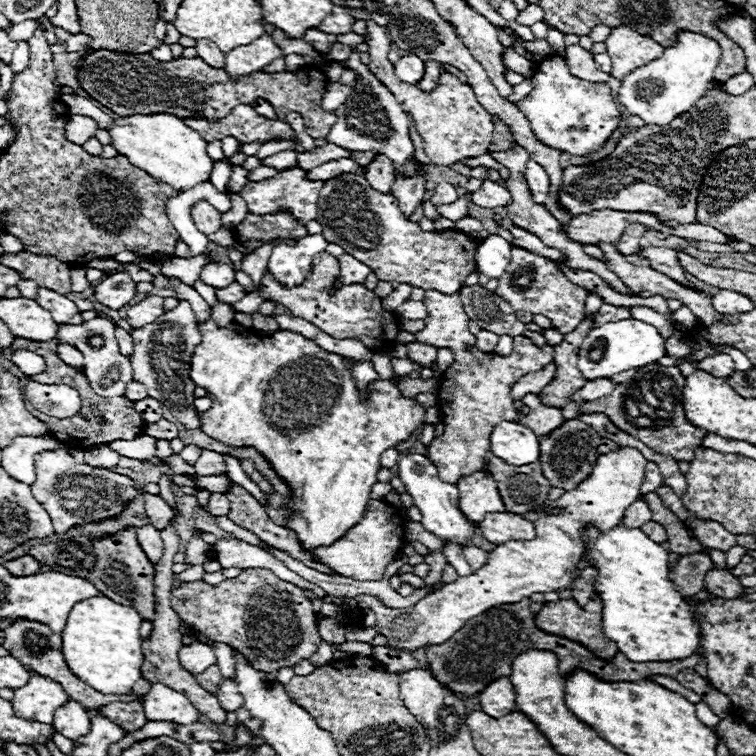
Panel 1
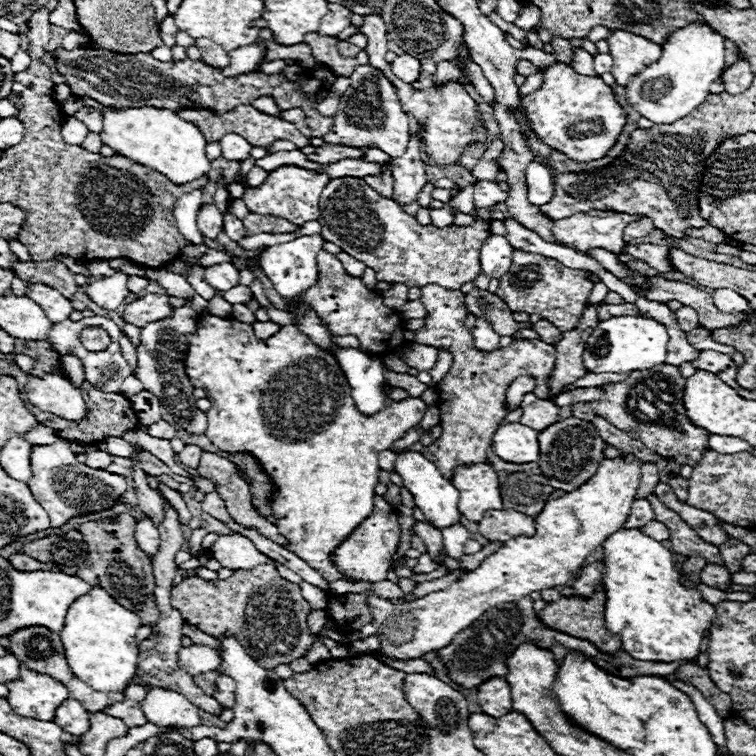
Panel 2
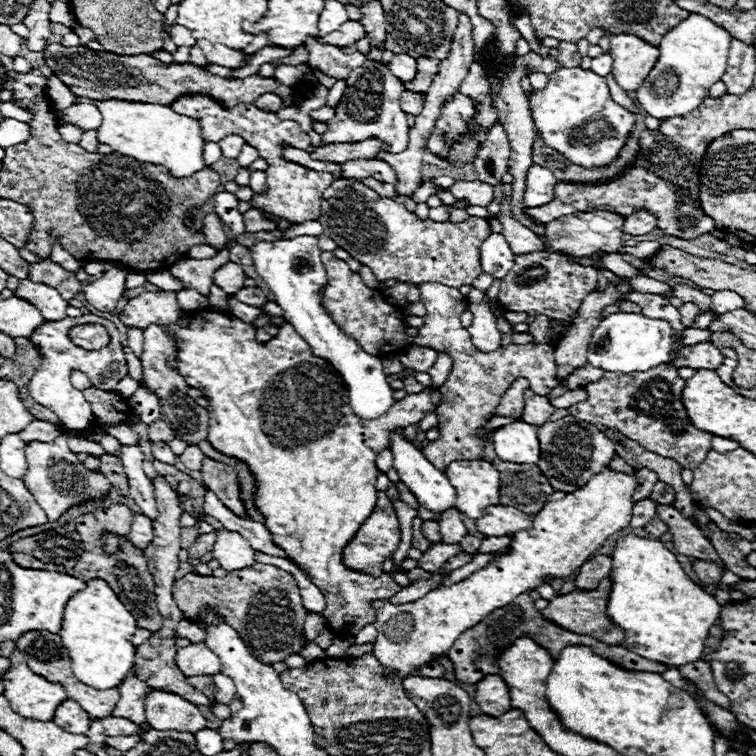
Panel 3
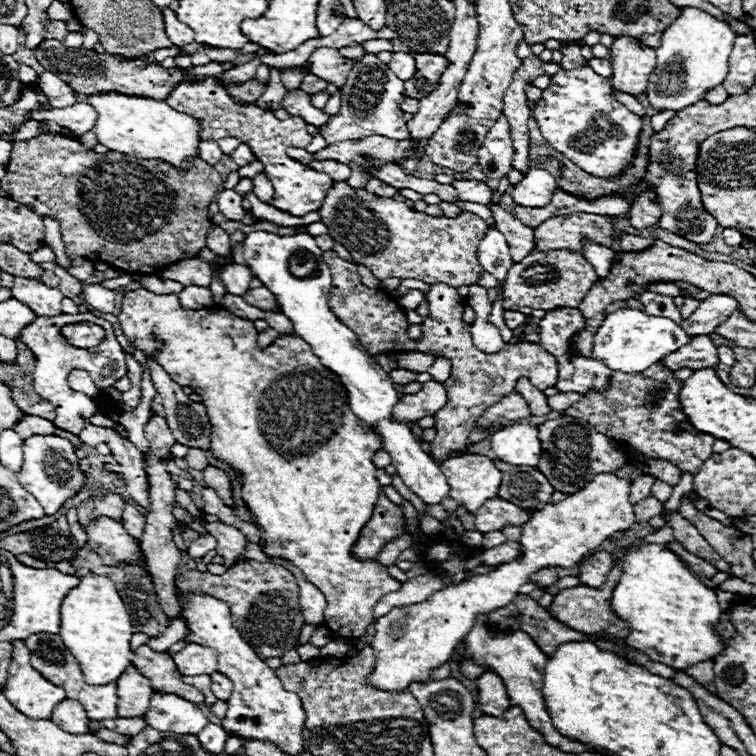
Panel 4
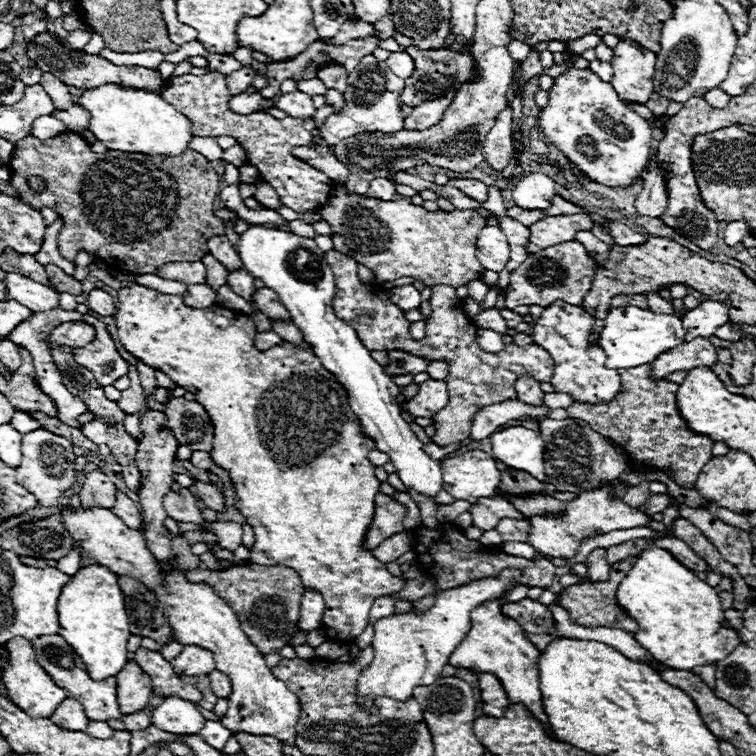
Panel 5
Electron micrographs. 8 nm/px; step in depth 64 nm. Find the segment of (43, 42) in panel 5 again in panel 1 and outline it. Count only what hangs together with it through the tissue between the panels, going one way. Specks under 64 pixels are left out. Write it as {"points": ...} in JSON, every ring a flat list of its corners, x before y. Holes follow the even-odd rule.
{"points":[[94,50,80,60,78,82,90,98,98,100,118,116,128,116,130,112,170,112,178,118,198,114,208,120,218,120,228,116,238,104,252,104,256,98,264,98,274,106,278,120,284,120,288,112,300,112,306,132,312,138,326,138,336,120,334,112,324,112,320,108,326,76,310,66,296,72,252,72,248,76,230,76,222,68,216,70,208,66,202,58,158,62,150,54,134,56,112,50]]}

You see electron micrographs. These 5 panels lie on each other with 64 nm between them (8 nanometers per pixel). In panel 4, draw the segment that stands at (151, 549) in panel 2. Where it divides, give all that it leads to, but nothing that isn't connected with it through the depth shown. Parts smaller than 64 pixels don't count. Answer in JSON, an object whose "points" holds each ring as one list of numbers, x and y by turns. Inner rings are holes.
{"points":[[124,502,124,512,122,512,122,520,124,520,124,528,130,532,130,536,134,538,142,538,144,534,144,516,128,502]]}

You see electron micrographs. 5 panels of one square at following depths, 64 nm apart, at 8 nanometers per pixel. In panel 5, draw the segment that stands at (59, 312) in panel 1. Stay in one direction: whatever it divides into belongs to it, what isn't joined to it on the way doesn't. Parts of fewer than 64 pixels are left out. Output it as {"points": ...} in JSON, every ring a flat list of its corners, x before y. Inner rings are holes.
{"points":[[6,272,6,278,2,282,6,286,6,298,4,300,16,300,18,304,30,308,32,312,46,312,54,306,58,306,60,294,54,292,48,286,42,286,22,274]]}

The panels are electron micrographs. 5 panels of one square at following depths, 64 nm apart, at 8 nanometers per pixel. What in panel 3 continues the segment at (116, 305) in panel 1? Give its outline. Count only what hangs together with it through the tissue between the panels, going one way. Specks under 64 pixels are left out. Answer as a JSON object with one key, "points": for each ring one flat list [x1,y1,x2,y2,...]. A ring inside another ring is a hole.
{"points":[[112,268,108,272,104,272,104,276,100,280,94,280,90,284,84,284,82,292,84,292,86,300,96,310,114,312,118,300,122,298,126,274,128,274,128,270,124,270,124,268]]}

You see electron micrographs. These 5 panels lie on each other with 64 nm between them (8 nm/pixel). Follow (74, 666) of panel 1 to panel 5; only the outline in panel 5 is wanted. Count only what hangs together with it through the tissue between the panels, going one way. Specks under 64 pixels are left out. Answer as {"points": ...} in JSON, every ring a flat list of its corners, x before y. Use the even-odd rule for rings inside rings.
{"points":[[102,564,80,568,62,588,56,610,62,628,58,634,74,648,76,654,82,656,94,680,116,676,124,668,124,664,128,662,126,644,130,636,130,620,126,616,118,576,110,568]]}

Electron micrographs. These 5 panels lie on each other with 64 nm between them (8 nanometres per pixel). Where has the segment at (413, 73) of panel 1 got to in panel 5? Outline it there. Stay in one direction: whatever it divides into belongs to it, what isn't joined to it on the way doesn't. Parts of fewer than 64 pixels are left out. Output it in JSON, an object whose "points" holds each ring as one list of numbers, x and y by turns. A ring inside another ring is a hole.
{"points":[[392,52,390,58,386,60,386,64,396,76,402,76,402,78,412,76,412,72,414,72,414,60,406,52]]}

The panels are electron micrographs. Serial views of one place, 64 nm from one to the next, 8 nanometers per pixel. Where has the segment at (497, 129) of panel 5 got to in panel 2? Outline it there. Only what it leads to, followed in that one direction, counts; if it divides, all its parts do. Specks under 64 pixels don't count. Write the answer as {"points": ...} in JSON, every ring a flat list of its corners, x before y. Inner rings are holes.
{"points":[[494,136,492,144,488,146,488,150,480,156,478,164,472,168,472,174,476,180,488,180,488,182,496,182,496,176,500,174,500,154,504,150,504,142,502,138]]}

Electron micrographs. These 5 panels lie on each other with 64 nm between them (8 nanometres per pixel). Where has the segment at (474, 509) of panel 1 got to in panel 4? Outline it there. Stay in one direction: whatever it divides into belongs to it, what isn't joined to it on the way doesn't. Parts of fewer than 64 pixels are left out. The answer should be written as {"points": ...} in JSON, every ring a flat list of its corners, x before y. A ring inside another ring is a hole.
{"points":[[464,454,440,462,440,468,448,480,450,496,468,506,474,514,484,500,496,498,502,472,494,466,494,460,480,454]]}

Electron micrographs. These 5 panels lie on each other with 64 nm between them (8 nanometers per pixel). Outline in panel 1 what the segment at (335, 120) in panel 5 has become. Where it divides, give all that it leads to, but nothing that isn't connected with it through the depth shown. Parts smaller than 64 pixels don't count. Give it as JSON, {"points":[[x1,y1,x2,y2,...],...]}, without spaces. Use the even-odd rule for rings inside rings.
{"points":[[354,52,348,60,343,62,329,62,325,65,324,73,329,82,338,82,342,68,348,66,356,72,356,86,352,94,346,98,346,102,340,106,340,112,336,112,336,122,330,128,326,142,342,146,346,150,374,150,378,154,388,156,394,162,394,170,402,172,412,172,414,164,404,166,406,158,414,152,414,144,408,136,408,126,410,126,410,116,400,108,396,96,364,66,358,58,360,54]]}

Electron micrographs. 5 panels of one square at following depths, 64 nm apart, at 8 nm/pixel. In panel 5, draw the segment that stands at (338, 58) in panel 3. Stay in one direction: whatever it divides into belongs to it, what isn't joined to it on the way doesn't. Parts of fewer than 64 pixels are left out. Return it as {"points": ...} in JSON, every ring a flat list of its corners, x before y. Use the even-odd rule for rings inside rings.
{"points":[[332,64,332,66,322,68,318,72,318,78,324,82,326,88,332,88,332,90,336,90,340,94,344,94,346,88,348,88,348,82,346,82,348,80,348,74,344,72,344,68,338,68,338,64]]}

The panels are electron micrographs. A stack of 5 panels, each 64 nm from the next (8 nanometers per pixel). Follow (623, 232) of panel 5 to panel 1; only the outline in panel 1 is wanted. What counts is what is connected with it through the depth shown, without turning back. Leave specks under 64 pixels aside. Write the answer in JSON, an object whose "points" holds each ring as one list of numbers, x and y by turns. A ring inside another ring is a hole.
{"points":[[648,246,648,248,638,250,638,256,650,260,650,268,654,268,654,270,670,276,672,280,678,280,680,284,686,284,686,286,692,288,692,284,684,278,684,270,682,270,680,264,678,264,676,250,660,248,660,246]]}

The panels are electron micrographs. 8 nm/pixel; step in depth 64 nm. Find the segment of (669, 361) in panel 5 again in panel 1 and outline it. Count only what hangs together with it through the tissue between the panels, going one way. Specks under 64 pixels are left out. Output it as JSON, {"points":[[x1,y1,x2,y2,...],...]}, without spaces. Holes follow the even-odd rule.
{"points":[[714,354,714,356,708,356,700,362,696,362,696,368,706,370,718,378,726,378,726,376,730,376,730,372,734,372,734,362,728,354]]}

